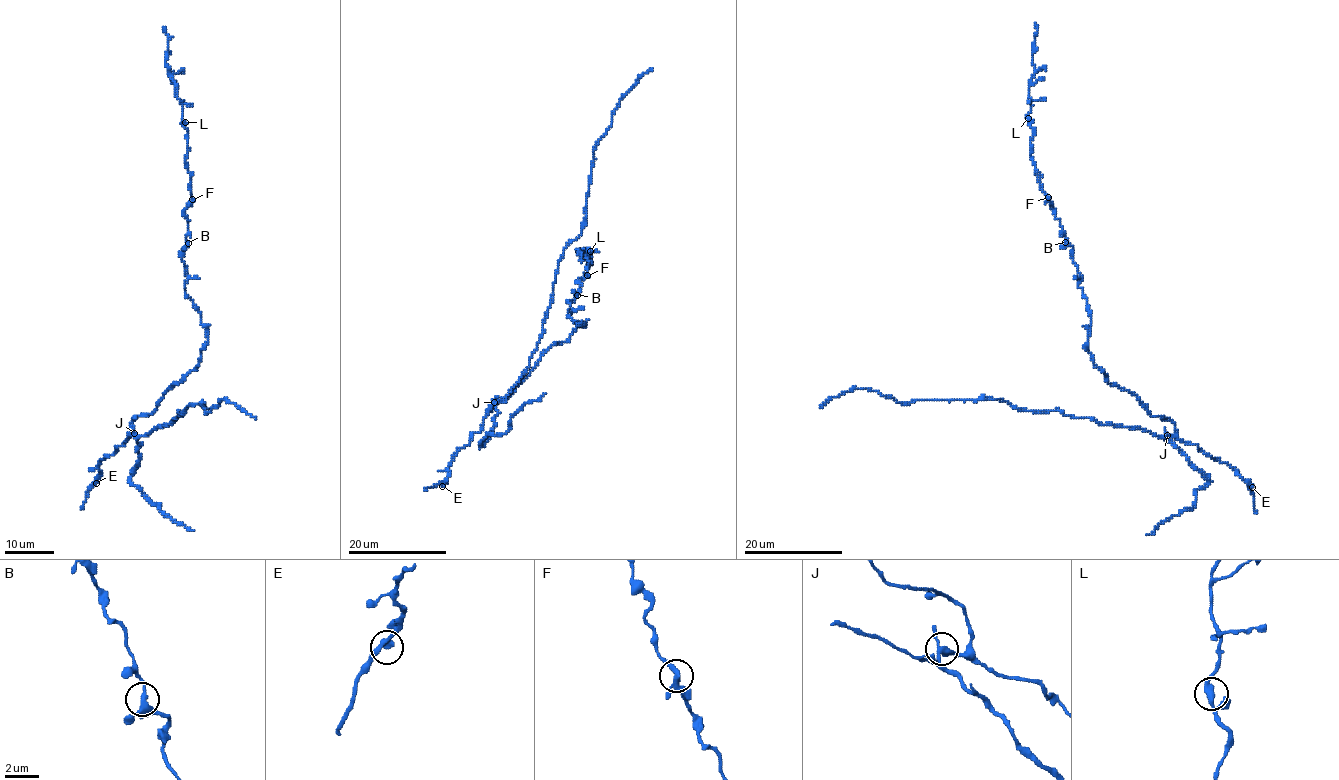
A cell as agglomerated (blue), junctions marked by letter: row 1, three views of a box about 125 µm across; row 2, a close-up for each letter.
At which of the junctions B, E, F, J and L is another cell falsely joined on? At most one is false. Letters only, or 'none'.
J

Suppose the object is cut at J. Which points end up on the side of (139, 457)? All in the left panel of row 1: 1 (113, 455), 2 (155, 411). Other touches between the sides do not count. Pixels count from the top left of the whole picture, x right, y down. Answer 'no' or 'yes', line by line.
1: no
2: no

